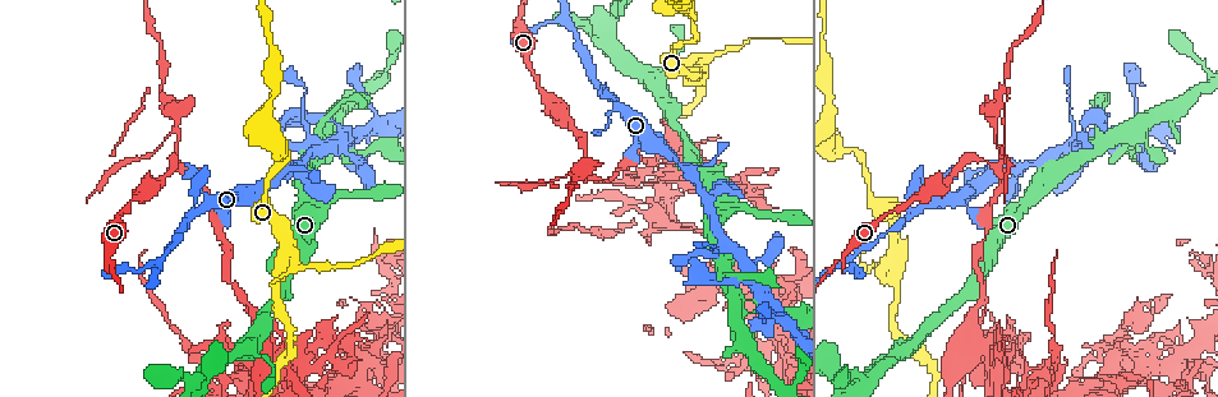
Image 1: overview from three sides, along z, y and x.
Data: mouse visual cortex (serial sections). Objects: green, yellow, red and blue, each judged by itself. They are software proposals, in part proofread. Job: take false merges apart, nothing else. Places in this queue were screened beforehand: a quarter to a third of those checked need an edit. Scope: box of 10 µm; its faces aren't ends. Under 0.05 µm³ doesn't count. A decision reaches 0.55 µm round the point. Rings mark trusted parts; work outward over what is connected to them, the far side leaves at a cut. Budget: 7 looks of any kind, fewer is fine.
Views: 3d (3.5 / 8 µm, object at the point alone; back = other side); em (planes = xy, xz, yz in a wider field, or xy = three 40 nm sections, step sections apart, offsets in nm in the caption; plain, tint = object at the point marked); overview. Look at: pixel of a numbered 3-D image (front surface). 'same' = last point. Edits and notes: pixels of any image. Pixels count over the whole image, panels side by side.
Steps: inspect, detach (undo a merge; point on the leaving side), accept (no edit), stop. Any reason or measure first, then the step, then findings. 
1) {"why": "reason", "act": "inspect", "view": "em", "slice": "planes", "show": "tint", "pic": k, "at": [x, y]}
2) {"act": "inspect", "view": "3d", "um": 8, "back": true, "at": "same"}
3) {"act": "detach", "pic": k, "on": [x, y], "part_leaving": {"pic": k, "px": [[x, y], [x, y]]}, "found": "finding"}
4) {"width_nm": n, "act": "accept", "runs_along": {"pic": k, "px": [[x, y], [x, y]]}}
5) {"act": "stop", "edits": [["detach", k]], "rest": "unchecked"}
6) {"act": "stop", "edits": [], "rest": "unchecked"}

{"why": "narrows sharply", "act": "inspect", "view": "3d", "um": 8, "pic": 1, "at": [196, 213]}

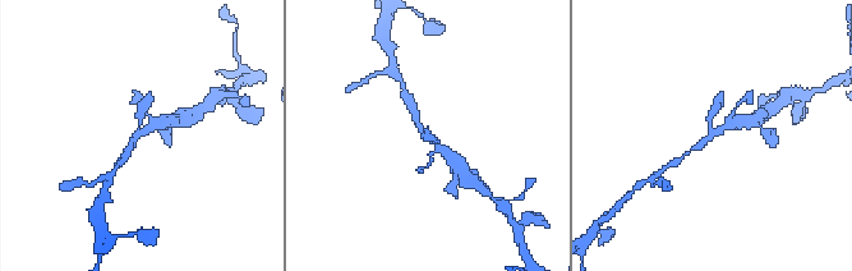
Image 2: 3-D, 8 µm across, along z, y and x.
{"why": "now the EM", "act": "inspect", "view": "em", "slice": "xy", "step": 2, "show": "tint", "at": "same"}

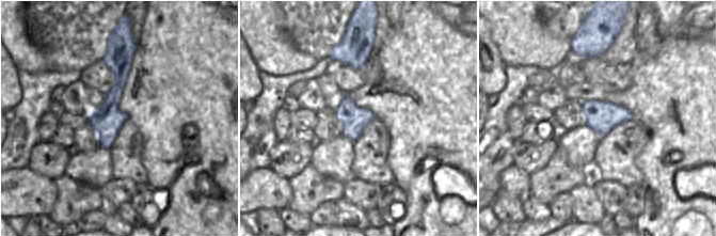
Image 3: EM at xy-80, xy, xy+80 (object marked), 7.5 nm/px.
{"act": "accept", "runs_along": {"pic": 3, "px": [[110, 50], [118, 84], [105, 145]]}, "found": "continuous, no second cell"}

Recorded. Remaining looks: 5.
{"why": "three arms meet", "act": "inspect", "view": "3d", "um": 3.5, "back": true, "pic": 1, "at": [285, 256]}

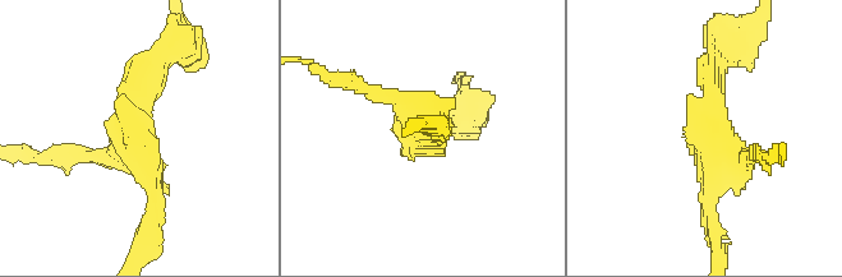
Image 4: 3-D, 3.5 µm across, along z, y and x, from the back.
{"act": "inspect", "view": "em", "slice": "xy", "step": 5, "show": "tint", "pic": 4, "at": [418, 135]}

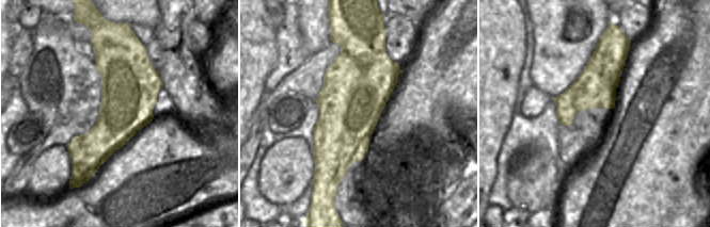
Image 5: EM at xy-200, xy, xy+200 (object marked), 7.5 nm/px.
{"act": "detach", "pic": 4, "on": [362, 86], "found": "a second cell is stuck on"}

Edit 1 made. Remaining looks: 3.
{"act": "stop", "edits": [["detach", 4]], "rest": "unchecked"}

